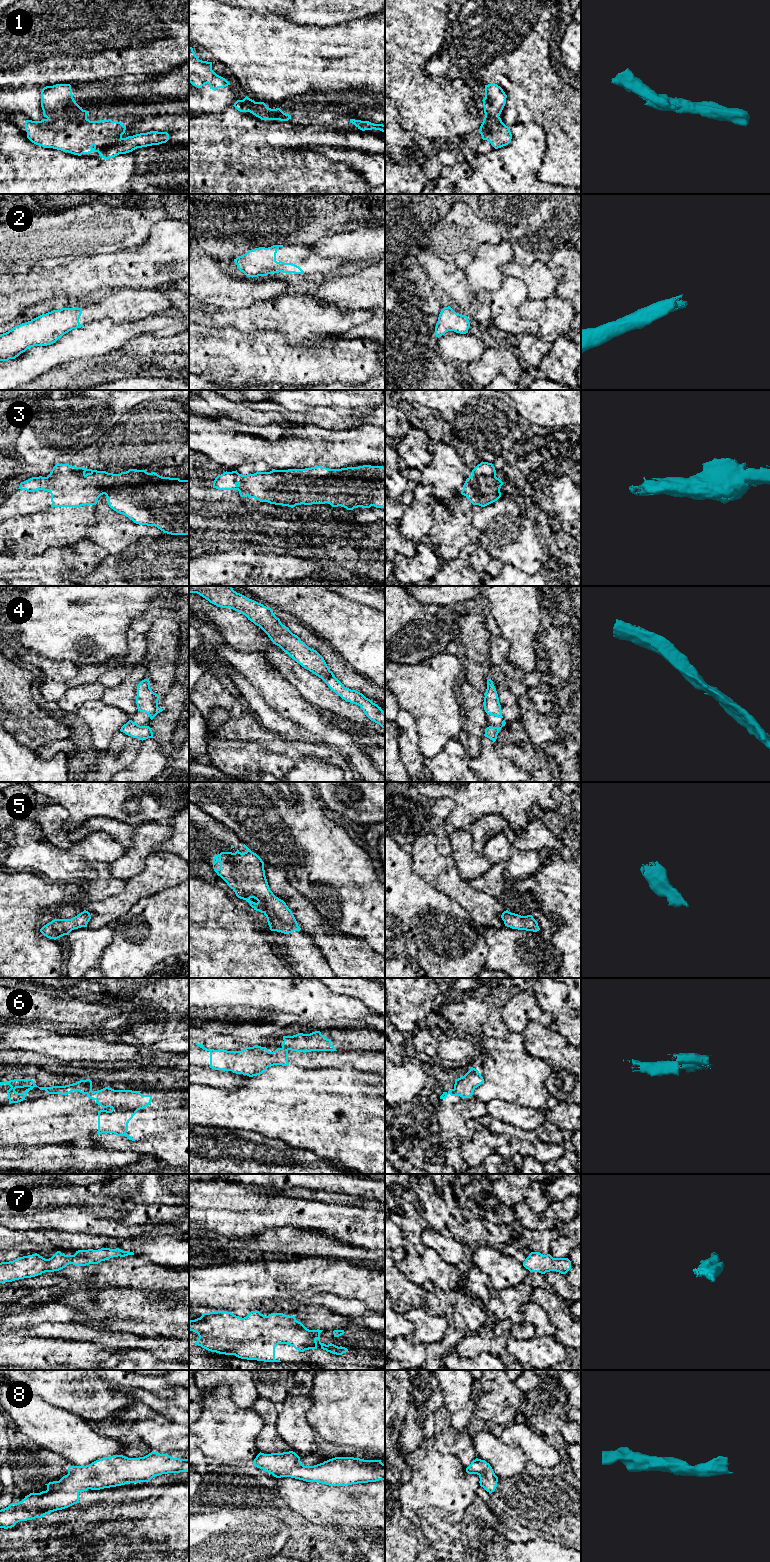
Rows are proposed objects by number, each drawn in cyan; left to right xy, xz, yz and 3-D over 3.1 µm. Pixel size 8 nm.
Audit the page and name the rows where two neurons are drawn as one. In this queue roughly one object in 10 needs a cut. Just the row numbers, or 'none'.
6

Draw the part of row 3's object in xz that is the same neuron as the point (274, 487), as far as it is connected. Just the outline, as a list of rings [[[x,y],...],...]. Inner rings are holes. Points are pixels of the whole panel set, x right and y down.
[[[363,465],[341,469],[316,466],[305,469],[275,470],[242,475],[236,471],[218,475],[213,488],[218,490],[238,490],[241,497],[250,497],[270,504],[295,507],[328,503],[332,507],[385,508],[385,468],[383,466]]]

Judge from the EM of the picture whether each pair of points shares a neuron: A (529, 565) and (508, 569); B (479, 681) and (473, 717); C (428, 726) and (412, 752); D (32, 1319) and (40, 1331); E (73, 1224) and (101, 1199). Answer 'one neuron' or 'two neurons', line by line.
A: two neurons
B: two neurons
C: two neurons
D: two neurons
E: two neurons

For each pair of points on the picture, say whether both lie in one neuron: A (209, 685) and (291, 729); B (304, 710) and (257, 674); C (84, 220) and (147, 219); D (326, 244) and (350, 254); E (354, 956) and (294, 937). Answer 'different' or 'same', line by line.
A: different
B: same
C: same
D: same
E: different

